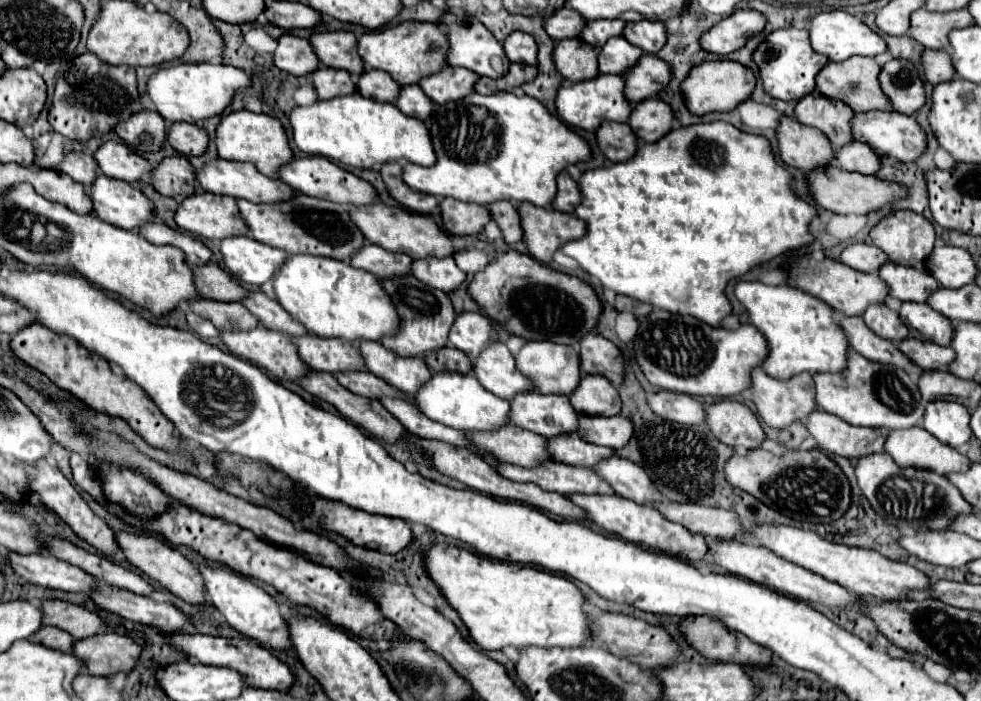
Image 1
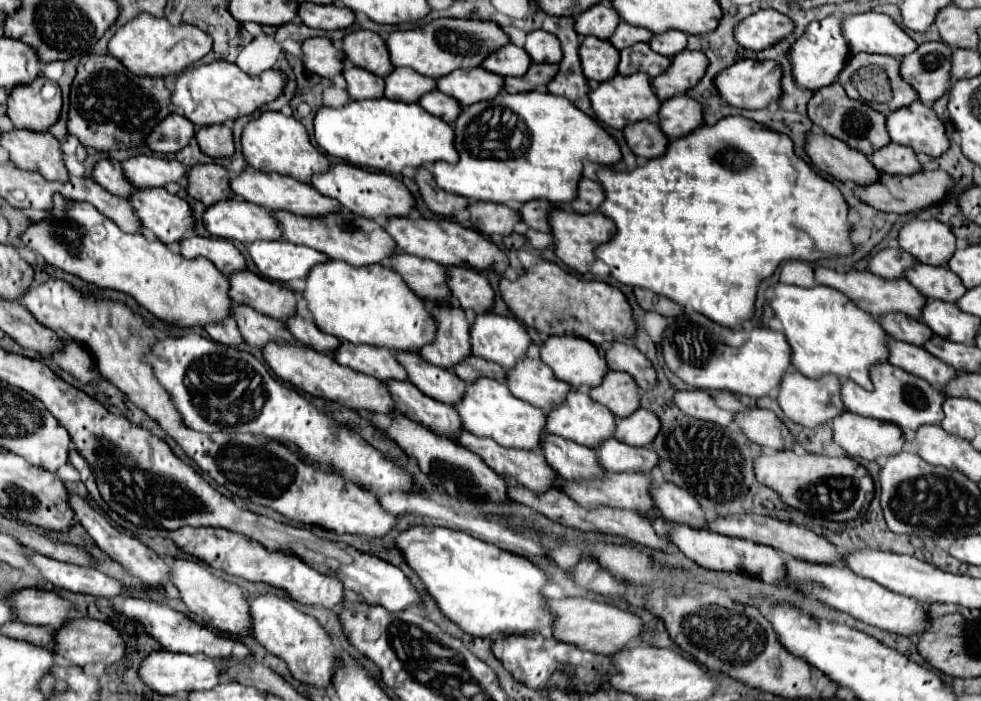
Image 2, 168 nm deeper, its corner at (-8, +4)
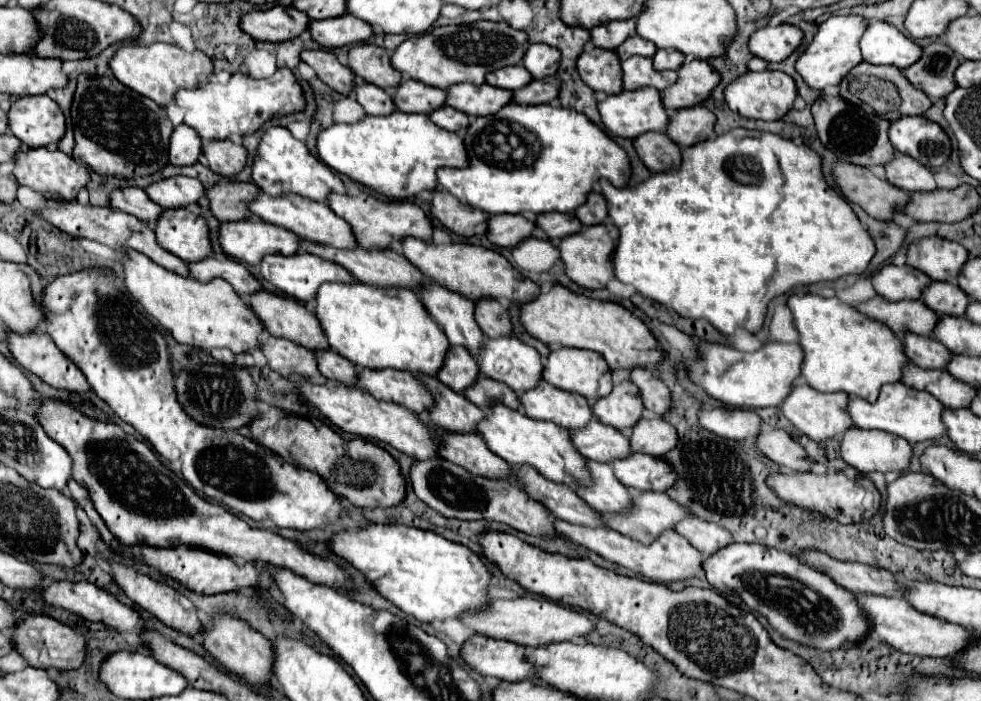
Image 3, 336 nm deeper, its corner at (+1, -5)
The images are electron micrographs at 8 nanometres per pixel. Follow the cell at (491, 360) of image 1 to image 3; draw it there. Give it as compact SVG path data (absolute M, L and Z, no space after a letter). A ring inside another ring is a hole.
M539 381L537 387L519 395L521 411L533 419L553 421L563 429L585 427L593 417L589 401L579 393L569 393L553 387L547 381Z

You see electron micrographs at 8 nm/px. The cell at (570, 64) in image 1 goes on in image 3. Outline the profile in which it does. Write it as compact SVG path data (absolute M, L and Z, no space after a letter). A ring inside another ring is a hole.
M593 49L583 51L577 59L577 71L585 85L593 91L603 91L607 95L615 95L623 91L621 87L621 61L613 51Z

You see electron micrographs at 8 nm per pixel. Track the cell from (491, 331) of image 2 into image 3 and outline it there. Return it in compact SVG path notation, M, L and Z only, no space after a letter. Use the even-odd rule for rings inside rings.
M507 335L497 337L497 339L485 337L485 341L483 341L475 359L477 359L477 365L479 365L481 373L485 373L487 377L493 377L495 381L507 383L517 393L523 393L523 391L531 389L533 385L537 385L537 381L541 379L541 371L543 371L541 355L533 347L521 343L515 337L507 337Z

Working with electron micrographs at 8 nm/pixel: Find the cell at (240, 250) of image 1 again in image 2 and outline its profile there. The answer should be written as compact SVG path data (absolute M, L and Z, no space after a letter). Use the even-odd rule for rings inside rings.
M258 240L248 246L248 252L262 272L262 276L276 280L276 282L290 282L290 280L304 280L312 266L326 262L328 256L306 246L296 246L286 240L266 242Z

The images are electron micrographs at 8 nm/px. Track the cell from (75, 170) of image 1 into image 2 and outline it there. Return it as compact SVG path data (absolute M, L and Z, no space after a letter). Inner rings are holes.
M106 158L106 160L100 160L94 168L94 180L106 188L110 194L116 194L116 196L122 196L122 198L130 198L130 192L132 192L132 182L128 182L124 170L120 168L120 164L114 164Z

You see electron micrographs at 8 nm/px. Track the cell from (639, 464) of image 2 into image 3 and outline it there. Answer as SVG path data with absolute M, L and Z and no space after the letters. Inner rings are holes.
M631 453L625 459L613 461L613 471L625 487L637 491L665 491L677 477L669 463L643 453Z

